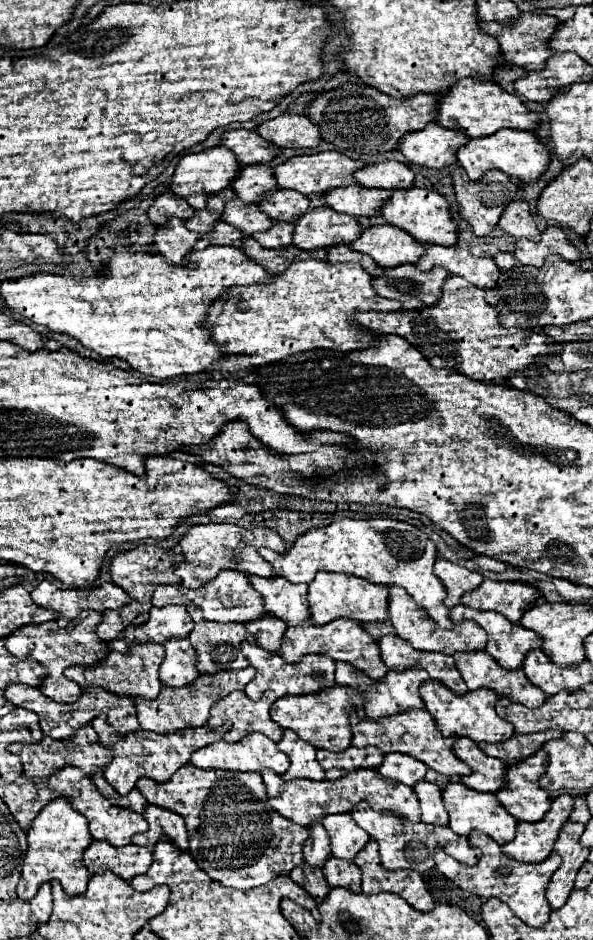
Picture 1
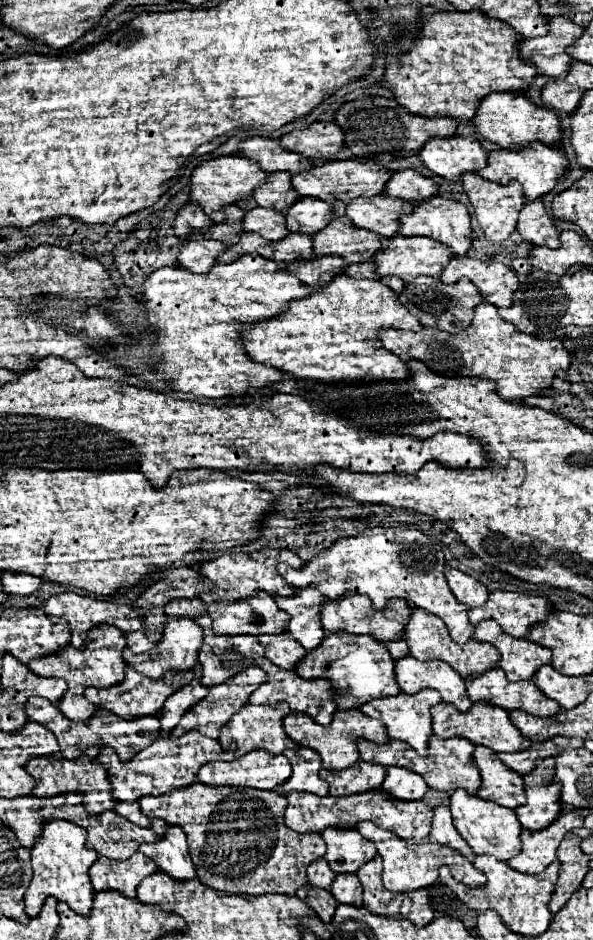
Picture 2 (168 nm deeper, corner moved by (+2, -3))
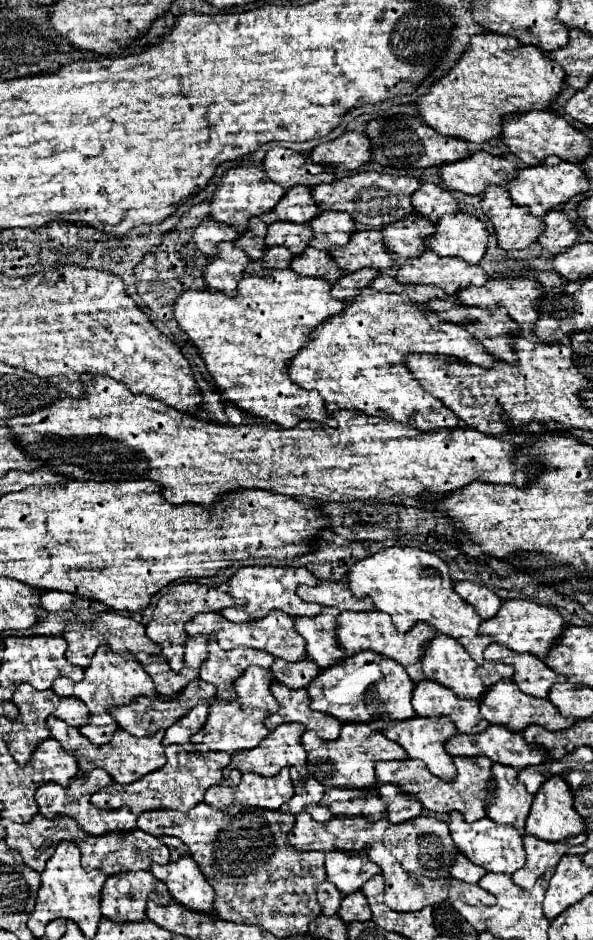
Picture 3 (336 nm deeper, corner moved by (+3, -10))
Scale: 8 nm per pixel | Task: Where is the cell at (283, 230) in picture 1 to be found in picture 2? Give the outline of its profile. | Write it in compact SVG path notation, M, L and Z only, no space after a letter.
M291 233L285 237L285 241L277 241L273 243L275 249L275 261L285 261L291 263L295 259L315 259L315 251L313 251L313 241L307 235L301 233Z

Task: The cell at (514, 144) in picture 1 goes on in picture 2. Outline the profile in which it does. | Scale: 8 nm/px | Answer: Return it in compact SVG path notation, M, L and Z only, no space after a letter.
M533 143L533 147L525 147L521 151L491 151L487 167L477 173L489 181L503 185L509 181L519 181L527 195L527 201L535 201L555 189L555 183L567 173L567 167L569 163L563 151L559 151L557 147L547 147L545 143Z

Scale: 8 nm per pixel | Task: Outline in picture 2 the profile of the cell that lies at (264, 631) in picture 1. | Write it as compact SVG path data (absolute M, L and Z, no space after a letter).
M289 633L283 635L261 635L257 637L265 647L265 657L281 669L295 669L297 663L305 657L305 647L291 639Z

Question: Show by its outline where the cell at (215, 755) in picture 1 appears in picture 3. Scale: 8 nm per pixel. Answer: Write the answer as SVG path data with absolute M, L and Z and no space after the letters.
M282 768L276 776L260 776L256 772L242 774L238 786L210 786L204 802L214 808L226 808L232 804L278 810L294 794L288 768Z

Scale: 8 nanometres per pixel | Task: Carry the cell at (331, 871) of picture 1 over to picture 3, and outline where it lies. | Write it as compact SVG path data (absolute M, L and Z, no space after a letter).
M354 892L354 894L346 894L342 898L342 904L338 908L338 916L344 920L344 922L354 922L354 920L370 920L372 914L370 914L370 908L368 908L368 902L364 898L362 892Z

